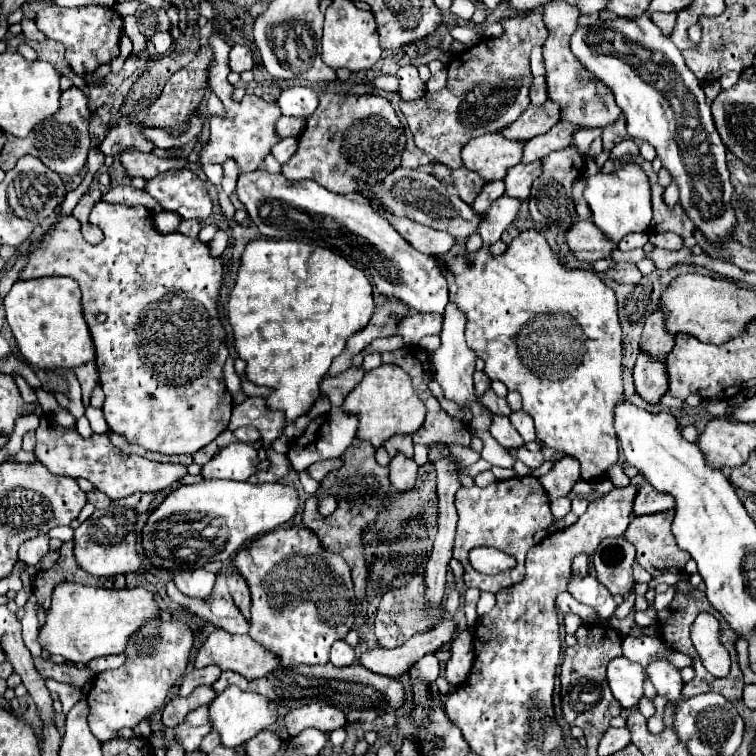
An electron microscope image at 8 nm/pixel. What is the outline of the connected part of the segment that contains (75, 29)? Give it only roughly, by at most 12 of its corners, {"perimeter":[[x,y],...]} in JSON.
{"perimeter":[[102,5],[38,11],[66,65],[92,75],[118,57],[122,17]]}

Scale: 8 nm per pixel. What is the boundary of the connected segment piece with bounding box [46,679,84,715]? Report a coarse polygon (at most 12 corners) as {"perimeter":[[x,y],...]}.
{"perimeter":[[46,679],[46,687],[58,693],[65,715],[82,699],[84,689]]}

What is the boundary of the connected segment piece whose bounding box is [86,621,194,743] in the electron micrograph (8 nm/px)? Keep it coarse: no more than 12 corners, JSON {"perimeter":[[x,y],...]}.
{"perimeter":[[140,629],[98,673],[88,723],[104,743],[152,717],[184,675],[192,631]]}

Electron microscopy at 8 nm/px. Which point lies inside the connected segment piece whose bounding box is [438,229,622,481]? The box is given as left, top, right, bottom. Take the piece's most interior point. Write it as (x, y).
(567, 368)

